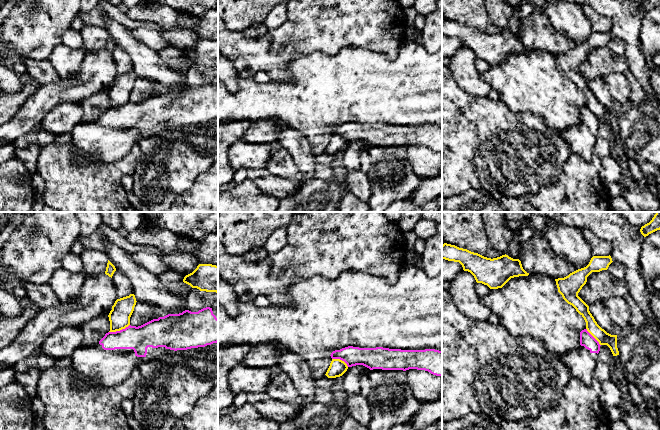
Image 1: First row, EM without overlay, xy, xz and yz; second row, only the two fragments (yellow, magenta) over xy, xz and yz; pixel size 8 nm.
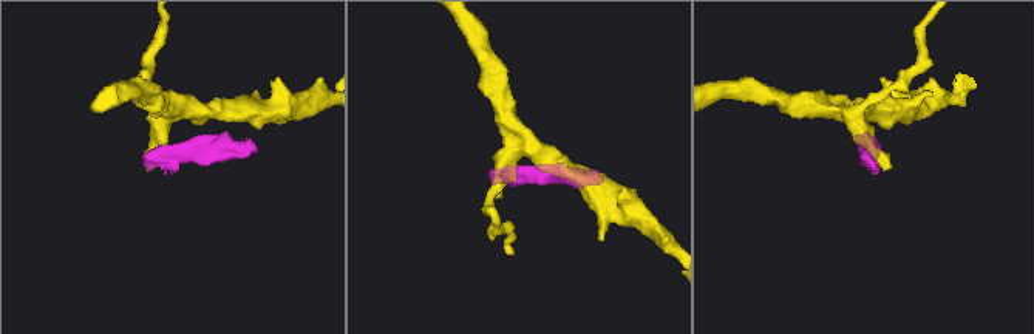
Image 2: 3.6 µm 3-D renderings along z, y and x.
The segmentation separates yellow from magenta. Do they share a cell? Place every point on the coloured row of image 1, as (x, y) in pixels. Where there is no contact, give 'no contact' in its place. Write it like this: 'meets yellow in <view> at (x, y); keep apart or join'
meets yellow in xy at (119, 330); keep apart

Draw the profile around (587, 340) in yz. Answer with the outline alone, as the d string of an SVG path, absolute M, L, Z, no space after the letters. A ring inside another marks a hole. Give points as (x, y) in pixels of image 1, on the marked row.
M584 329L580 332L580 346L560 359L567 365L572 377L577 378L585 385L590 385L593 381L600 346L587 329Z

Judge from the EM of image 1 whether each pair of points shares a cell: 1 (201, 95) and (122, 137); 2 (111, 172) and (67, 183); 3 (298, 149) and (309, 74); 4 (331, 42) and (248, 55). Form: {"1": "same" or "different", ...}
{"1": "same", "2": "same", "3": "different", "4": "same"}

